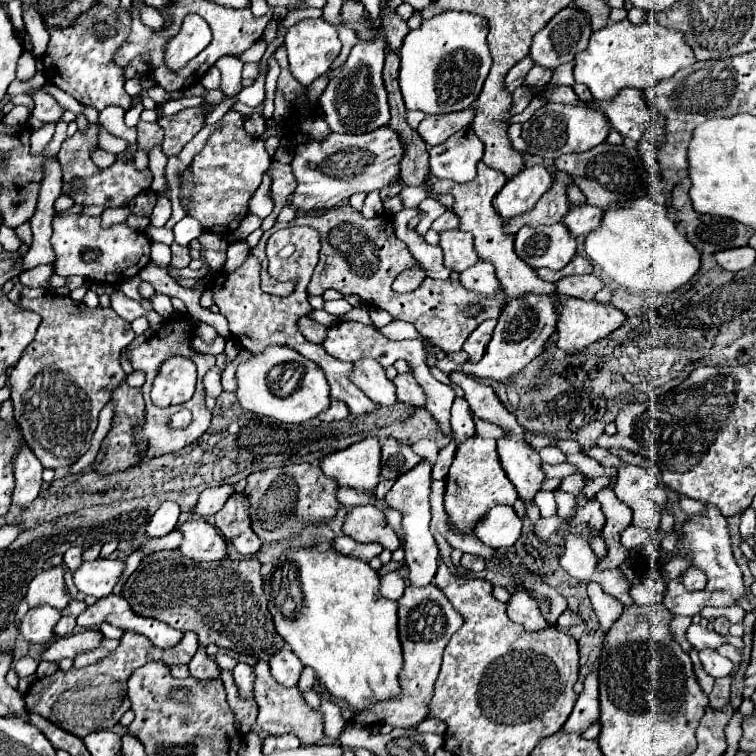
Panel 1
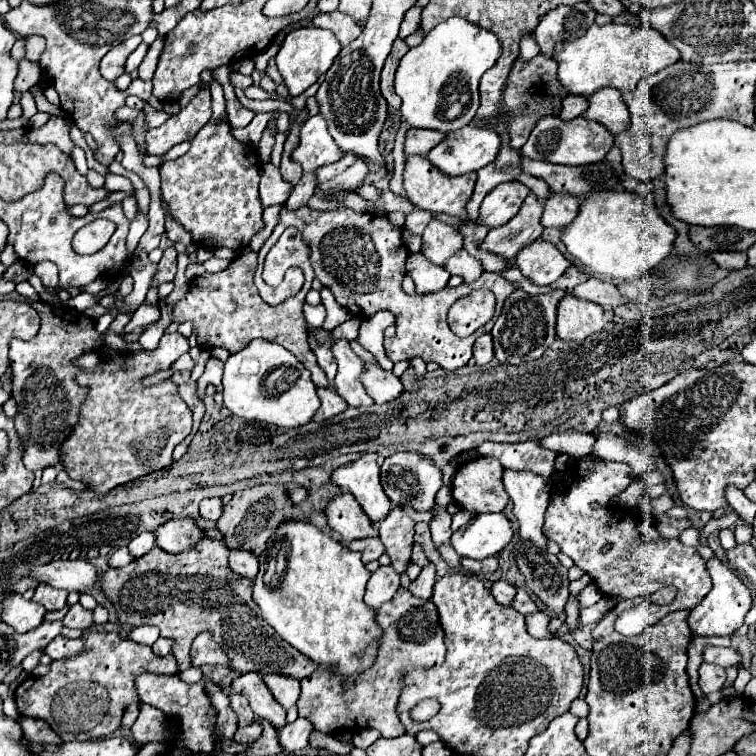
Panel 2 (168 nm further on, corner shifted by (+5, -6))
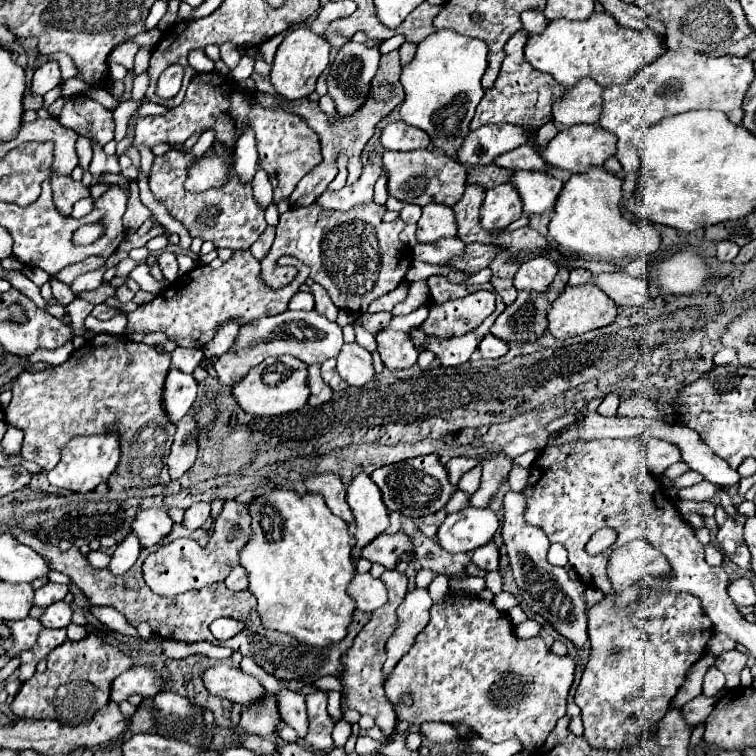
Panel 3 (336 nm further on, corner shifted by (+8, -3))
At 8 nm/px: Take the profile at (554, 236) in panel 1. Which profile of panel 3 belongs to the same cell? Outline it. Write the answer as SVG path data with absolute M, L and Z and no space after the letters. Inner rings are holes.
M536 257L532 261L526 261L514 277L514 287L518 291L546 293L556 277L556 269L558 265L546 257Z

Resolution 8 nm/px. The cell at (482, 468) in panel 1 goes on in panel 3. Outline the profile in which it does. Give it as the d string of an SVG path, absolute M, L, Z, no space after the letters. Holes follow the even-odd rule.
M476 465L474 469L470 469L468 473L464 473L462 477L460 477L460 481L458 481L458 487L462 489L462 491L466 491L466 493L474 493L474 491L478 491L478 487L480 487L480 477L482 477L482 465Z

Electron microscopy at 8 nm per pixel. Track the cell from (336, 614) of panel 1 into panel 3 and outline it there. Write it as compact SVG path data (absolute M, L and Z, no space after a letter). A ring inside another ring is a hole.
M262 487L262 497L256 497L248 507L252 517L252 537L240 551L240 565L246 569L252 595L258 599L262 625L266 629L290 633L308 645L332 645L342 641L356 609L356 603L346 593L346 587L354 577L348 525L332 515L322 495L298 495L288 487Z

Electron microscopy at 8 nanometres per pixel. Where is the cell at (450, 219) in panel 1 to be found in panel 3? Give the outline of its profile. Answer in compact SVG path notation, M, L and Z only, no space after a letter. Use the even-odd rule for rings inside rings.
M404 205L400 211L400 219L404 223L416 223L420 219L420 213L422 213L422 209L418 205Z

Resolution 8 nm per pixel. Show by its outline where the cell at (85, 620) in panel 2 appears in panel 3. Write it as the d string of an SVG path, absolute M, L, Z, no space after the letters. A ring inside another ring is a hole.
M56 601L56 603L52 603L50 607L46 607L44 615L40 617L40 623L42 623L44 627L54 627L54 629L58 629L58 627L66 627L66 625L70 623L70 617L72 617L72 611L70 611L68 603Z

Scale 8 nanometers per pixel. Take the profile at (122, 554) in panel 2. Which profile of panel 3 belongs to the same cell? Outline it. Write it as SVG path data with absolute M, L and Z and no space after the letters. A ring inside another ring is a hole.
M90 551L86 555L88 563L94 567L94 569L106 569L108 567L108 561L110 561L110 555L104 553L104 551Z

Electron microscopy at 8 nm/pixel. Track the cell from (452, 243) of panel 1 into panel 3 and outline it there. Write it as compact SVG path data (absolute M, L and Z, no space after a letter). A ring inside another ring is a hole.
M428 203L422 207L422 217L418 221L416 239L420 243L432 243L440 237L456 235L456 219L452 207L440 203Z

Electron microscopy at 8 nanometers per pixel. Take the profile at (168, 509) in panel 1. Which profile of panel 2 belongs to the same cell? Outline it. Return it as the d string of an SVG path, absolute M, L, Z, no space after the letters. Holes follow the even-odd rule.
M143 532L143 534L139 534L139 536L135 536L131 542L129 542L129 552L135 556L135 558L139 558L139 556L143 556L143 554L147 554L151 548L155 548L157 546L157 542L155 542L155 532Z

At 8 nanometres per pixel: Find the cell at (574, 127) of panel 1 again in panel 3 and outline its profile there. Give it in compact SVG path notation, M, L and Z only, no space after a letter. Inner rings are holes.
M572 125L564 131L560 131L548 143L548 147L544 147L544 149L538 147L538 153L544 157L544 161L548 165L566 169L570 173L584 173L584 169L588 169L588 165L602 167L604 161L616 153L616 141L618 141L616 135L608 133L600 125Z

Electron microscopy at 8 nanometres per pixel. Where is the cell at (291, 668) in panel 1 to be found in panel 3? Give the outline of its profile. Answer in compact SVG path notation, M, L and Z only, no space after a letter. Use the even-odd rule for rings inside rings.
M282 689L276 693L276 697L278 697L280 715L284 717L284 723L290 725L300 739L304 739L308 733L308 715L306 715L304 695L290 689Z

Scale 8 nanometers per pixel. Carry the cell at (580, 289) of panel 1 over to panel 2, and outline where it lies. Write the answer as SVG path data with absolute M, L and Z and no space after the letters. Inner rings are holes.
M589 278L587 282L575 286L573 296L581 298L581 300L595 302L599 306L619 306L619 304L625 304L625 300L619 294L615 284L613 282L603 282L599 278Z

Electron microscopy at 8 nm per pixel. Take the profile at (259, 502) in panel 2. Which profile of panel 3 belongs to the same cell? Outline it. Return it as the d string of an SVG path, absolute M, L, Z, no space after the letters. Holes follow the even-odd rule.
M226 501L224 509L216 521L214 535L210 537L206 547L200 547L197 542L189 538L174 539L168 545L162 545L158 551L146 557L142 571L146 585L166 597L174 597L192 589L200 589L204 585L212 585L218 581L224 581L228 573L238 565L240 549L244 547L244 541L250 537L250 519L248 519L248 505Z

